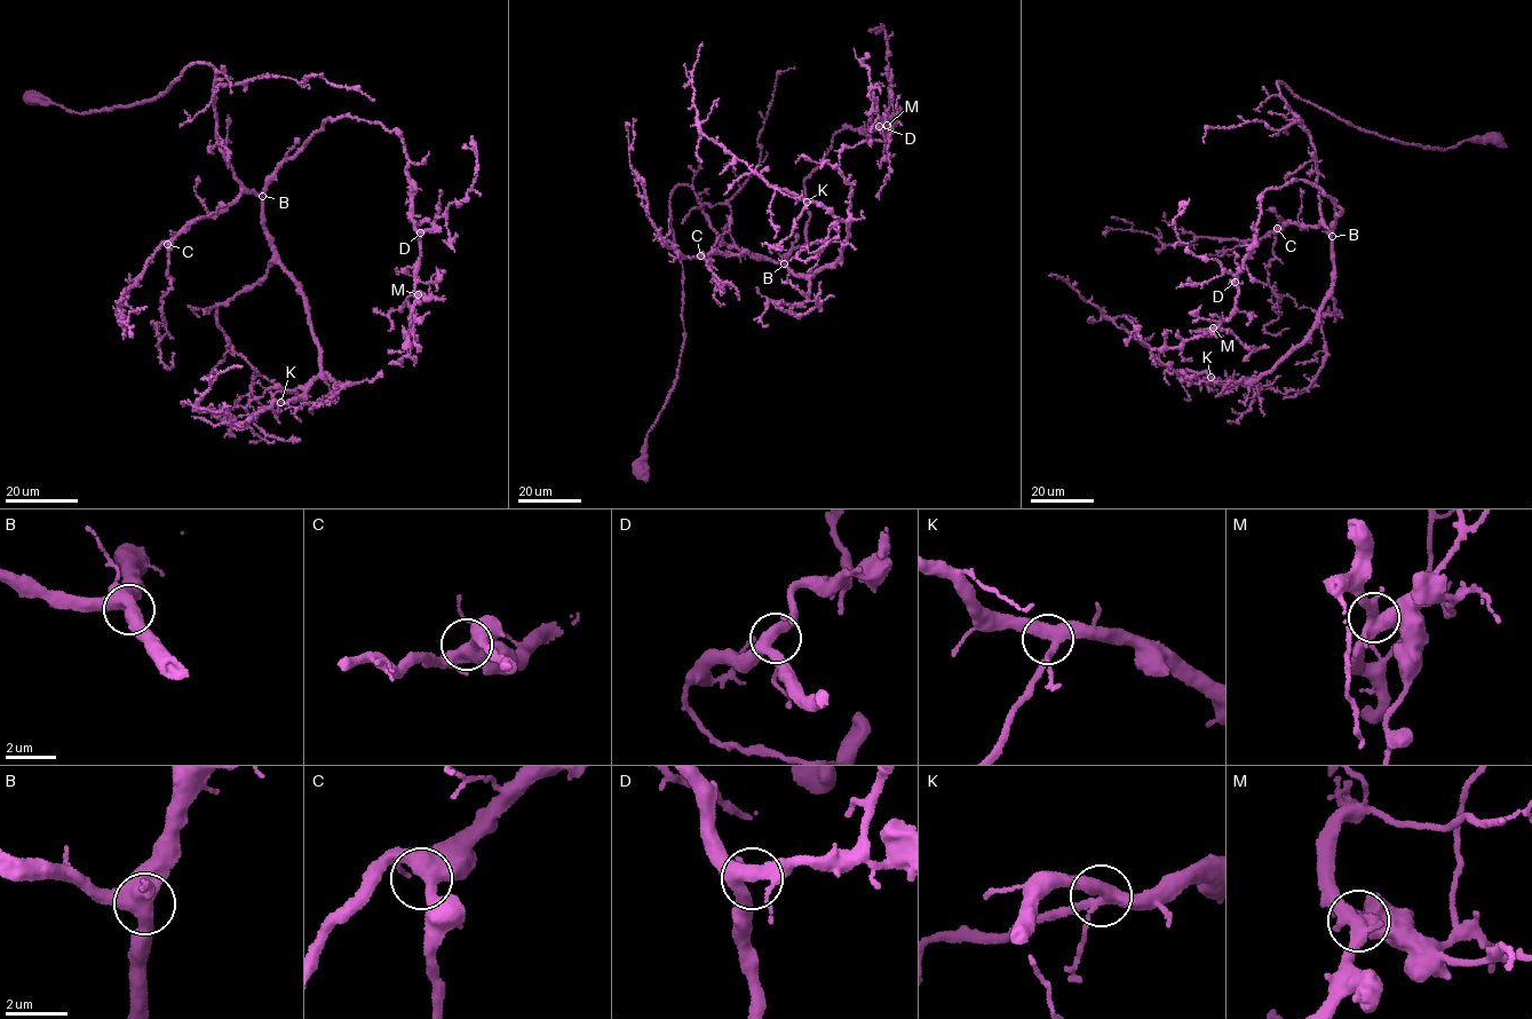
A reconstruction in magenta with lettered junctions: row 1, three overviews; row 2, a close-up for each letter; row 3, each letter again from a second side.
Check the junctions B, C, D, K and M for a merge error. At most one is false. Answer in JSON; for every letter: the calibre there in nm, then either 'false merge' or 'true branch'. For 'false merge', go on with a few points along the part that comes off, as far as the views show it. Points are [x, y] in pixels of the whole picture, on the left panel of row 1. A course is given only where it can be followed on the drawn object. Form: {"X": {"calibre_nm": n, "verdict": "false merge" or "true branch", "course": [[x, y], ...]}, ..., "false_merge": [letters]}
{"B": {"calibre_nm": 440, "verdict": "true branch"}, "C": {"calibre_nm": 440, "verdict": "true branch"}, "D": {"calibre_nm": 400, "verdict": "true branch"}, "K": {"calibre_nm": 400, "verdict": "true branch"}, "M": {"calibre_nm": 460, "verdict": "true branch"}, "false_merge": []}

